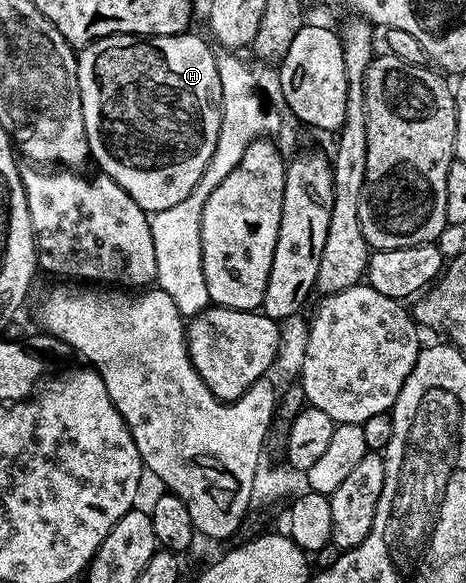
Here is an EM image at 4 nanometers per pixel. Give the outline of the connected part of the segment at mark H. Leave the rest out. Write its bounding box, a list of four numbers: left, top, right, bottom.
[77,30,223,214]

